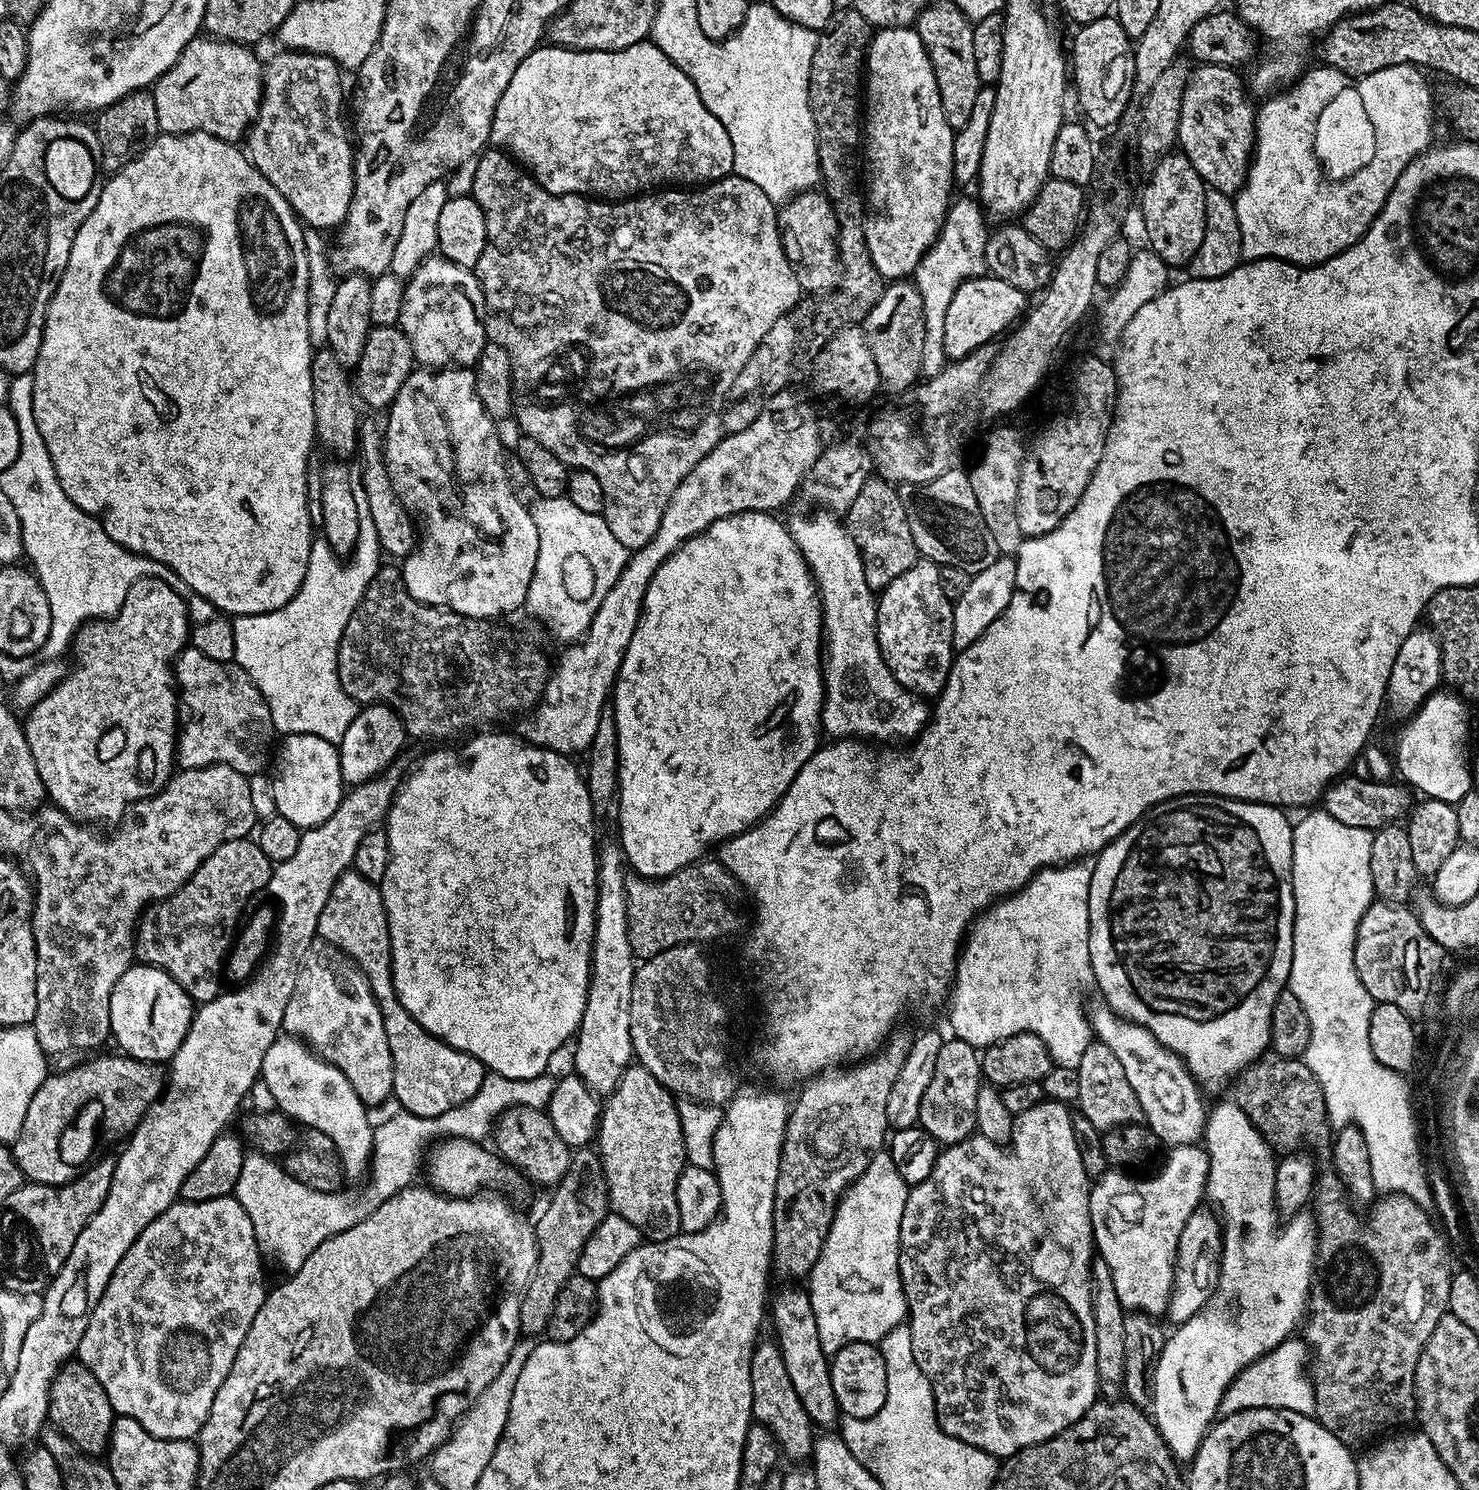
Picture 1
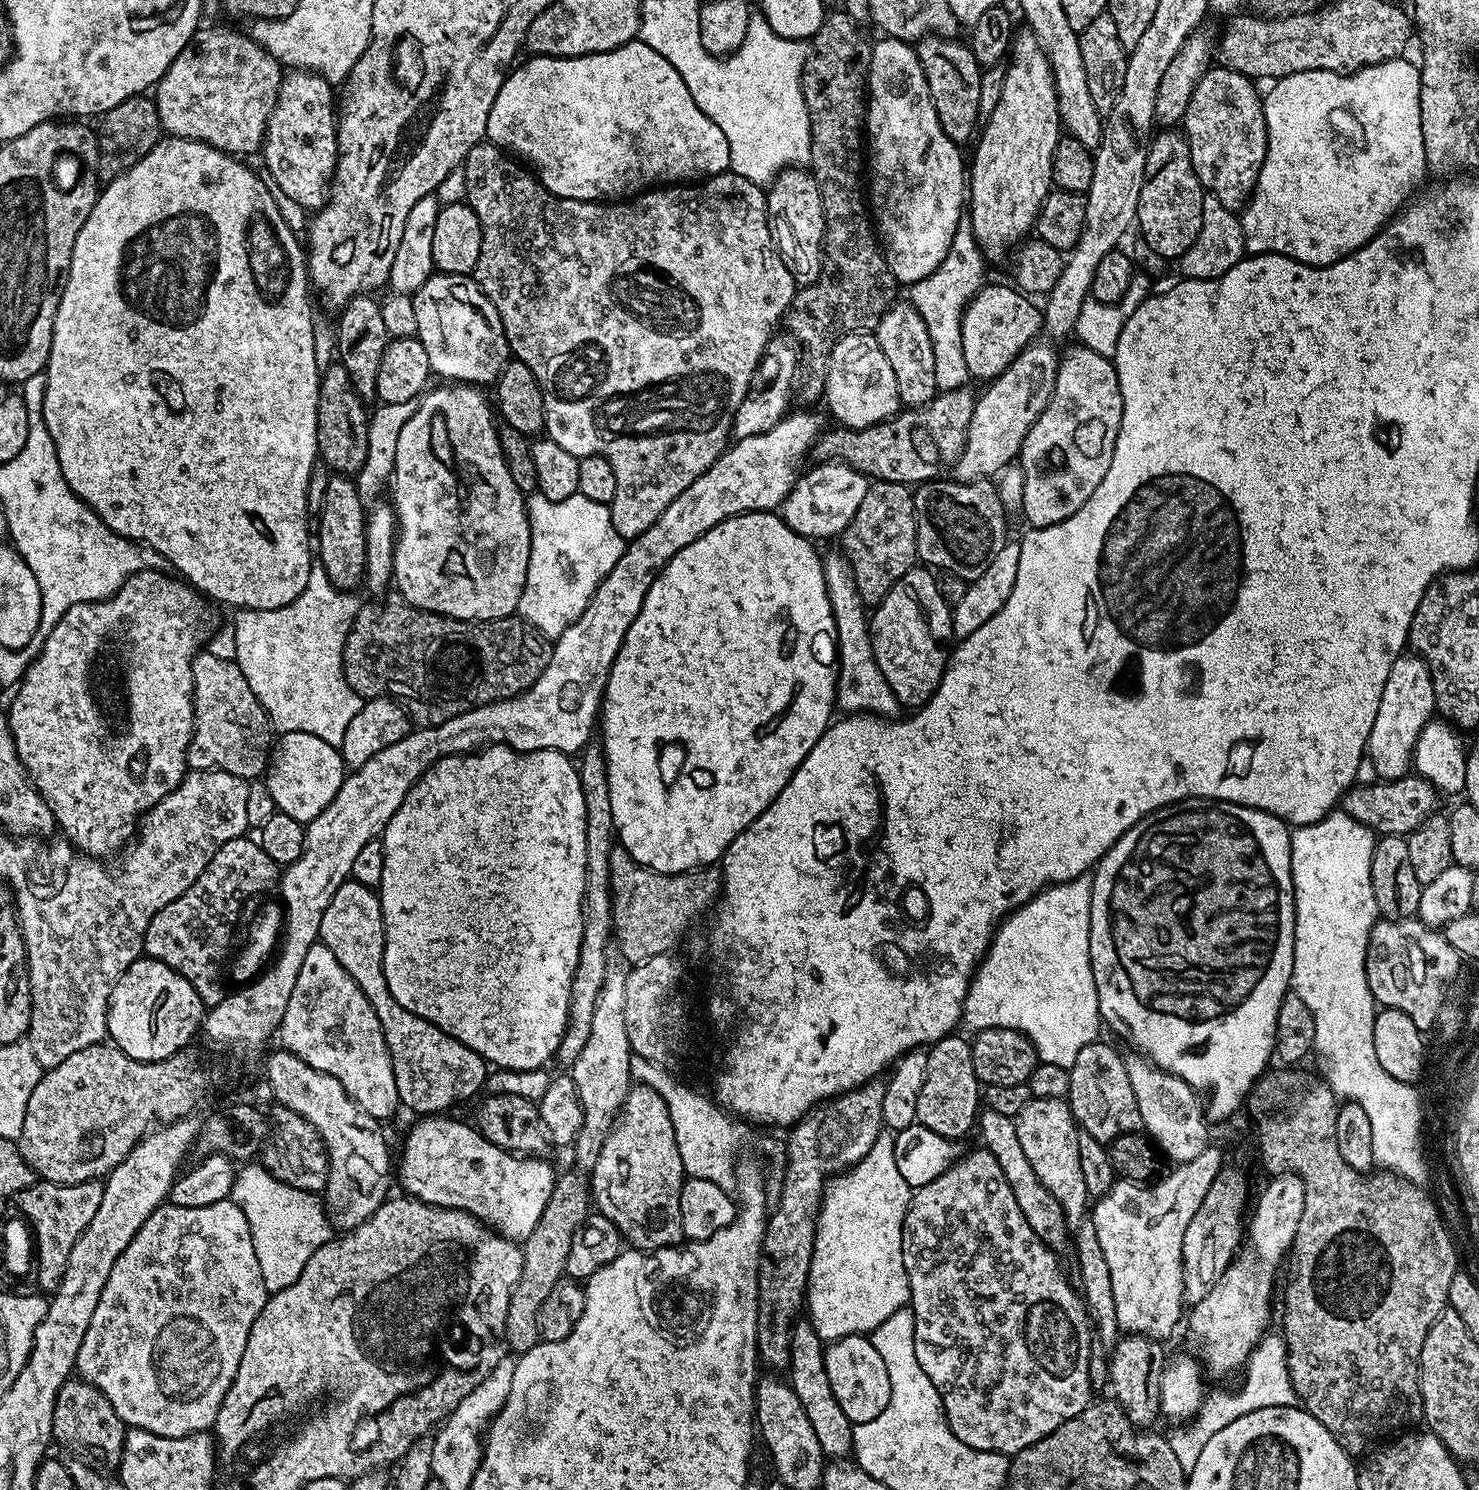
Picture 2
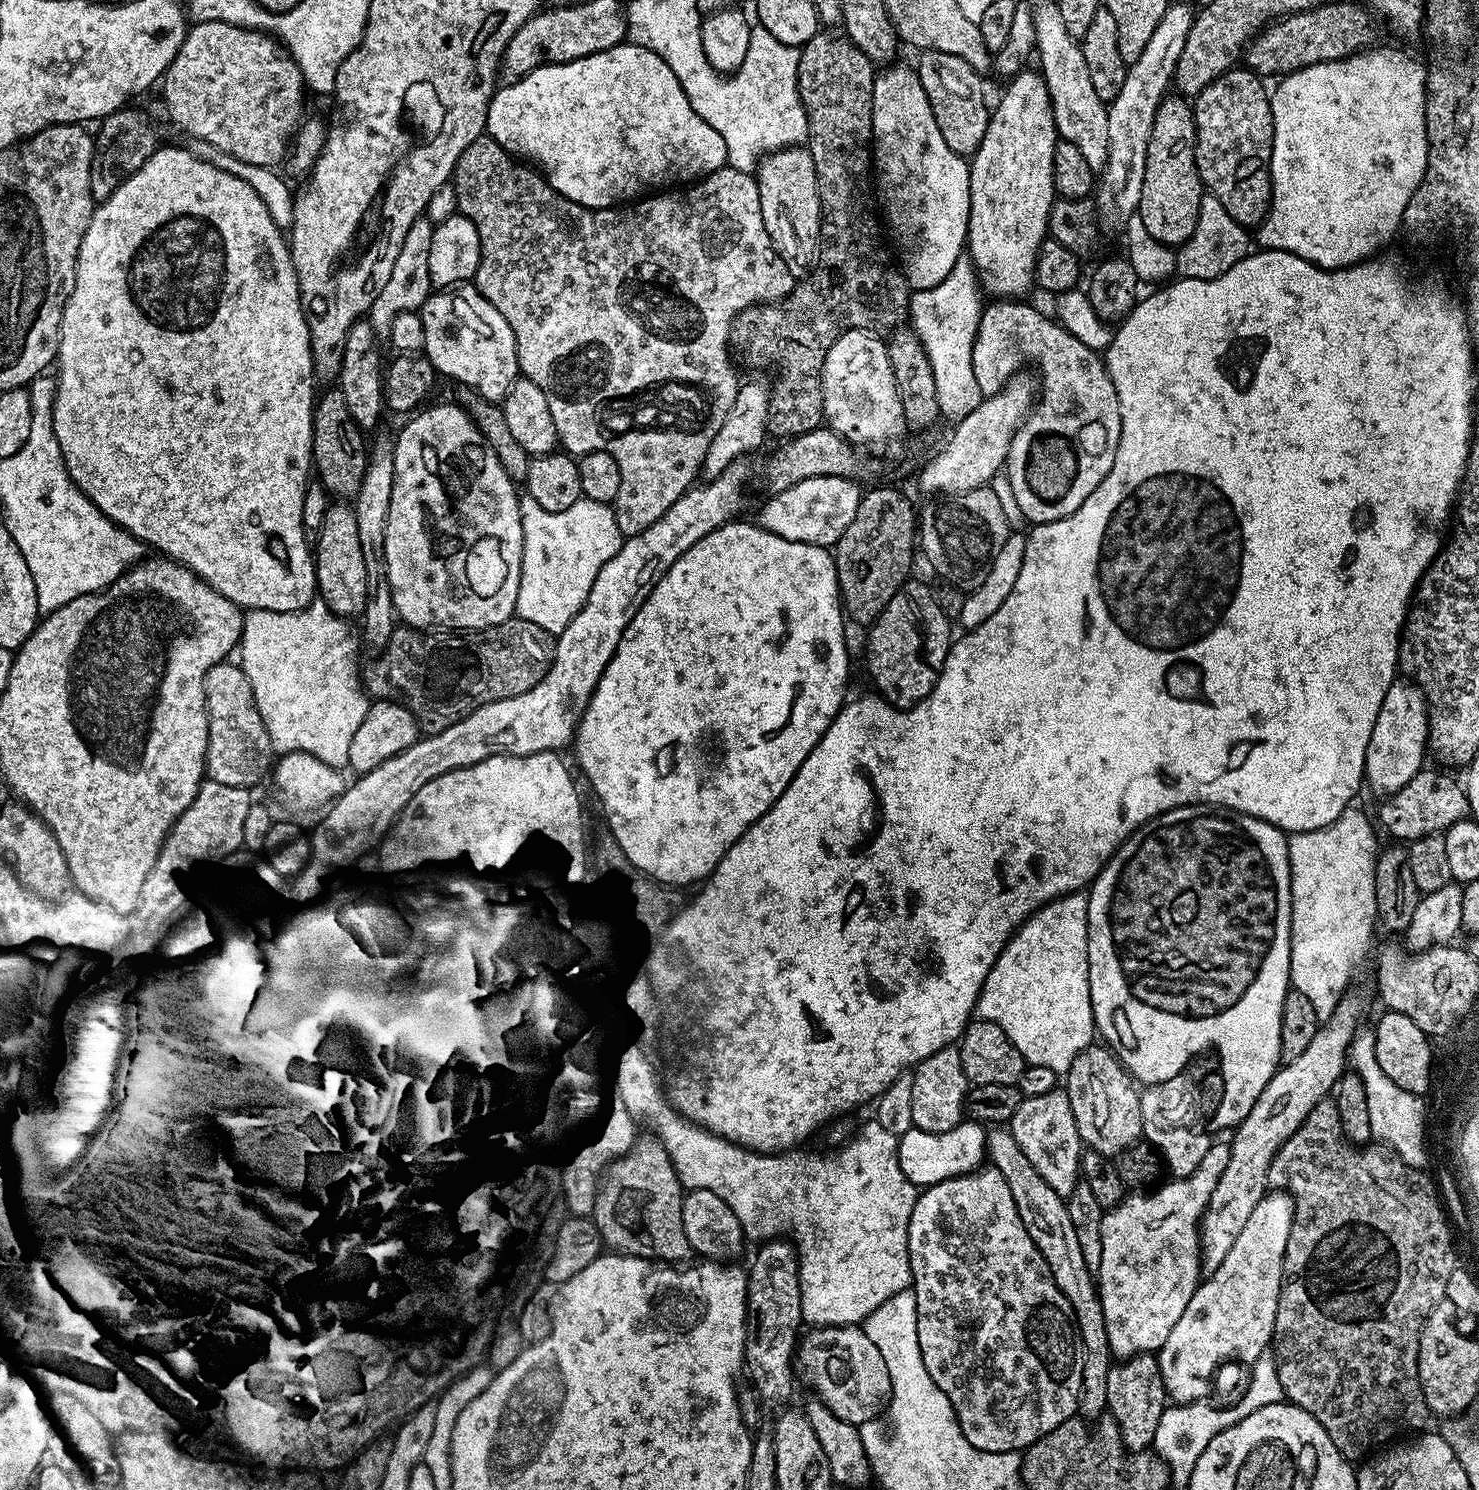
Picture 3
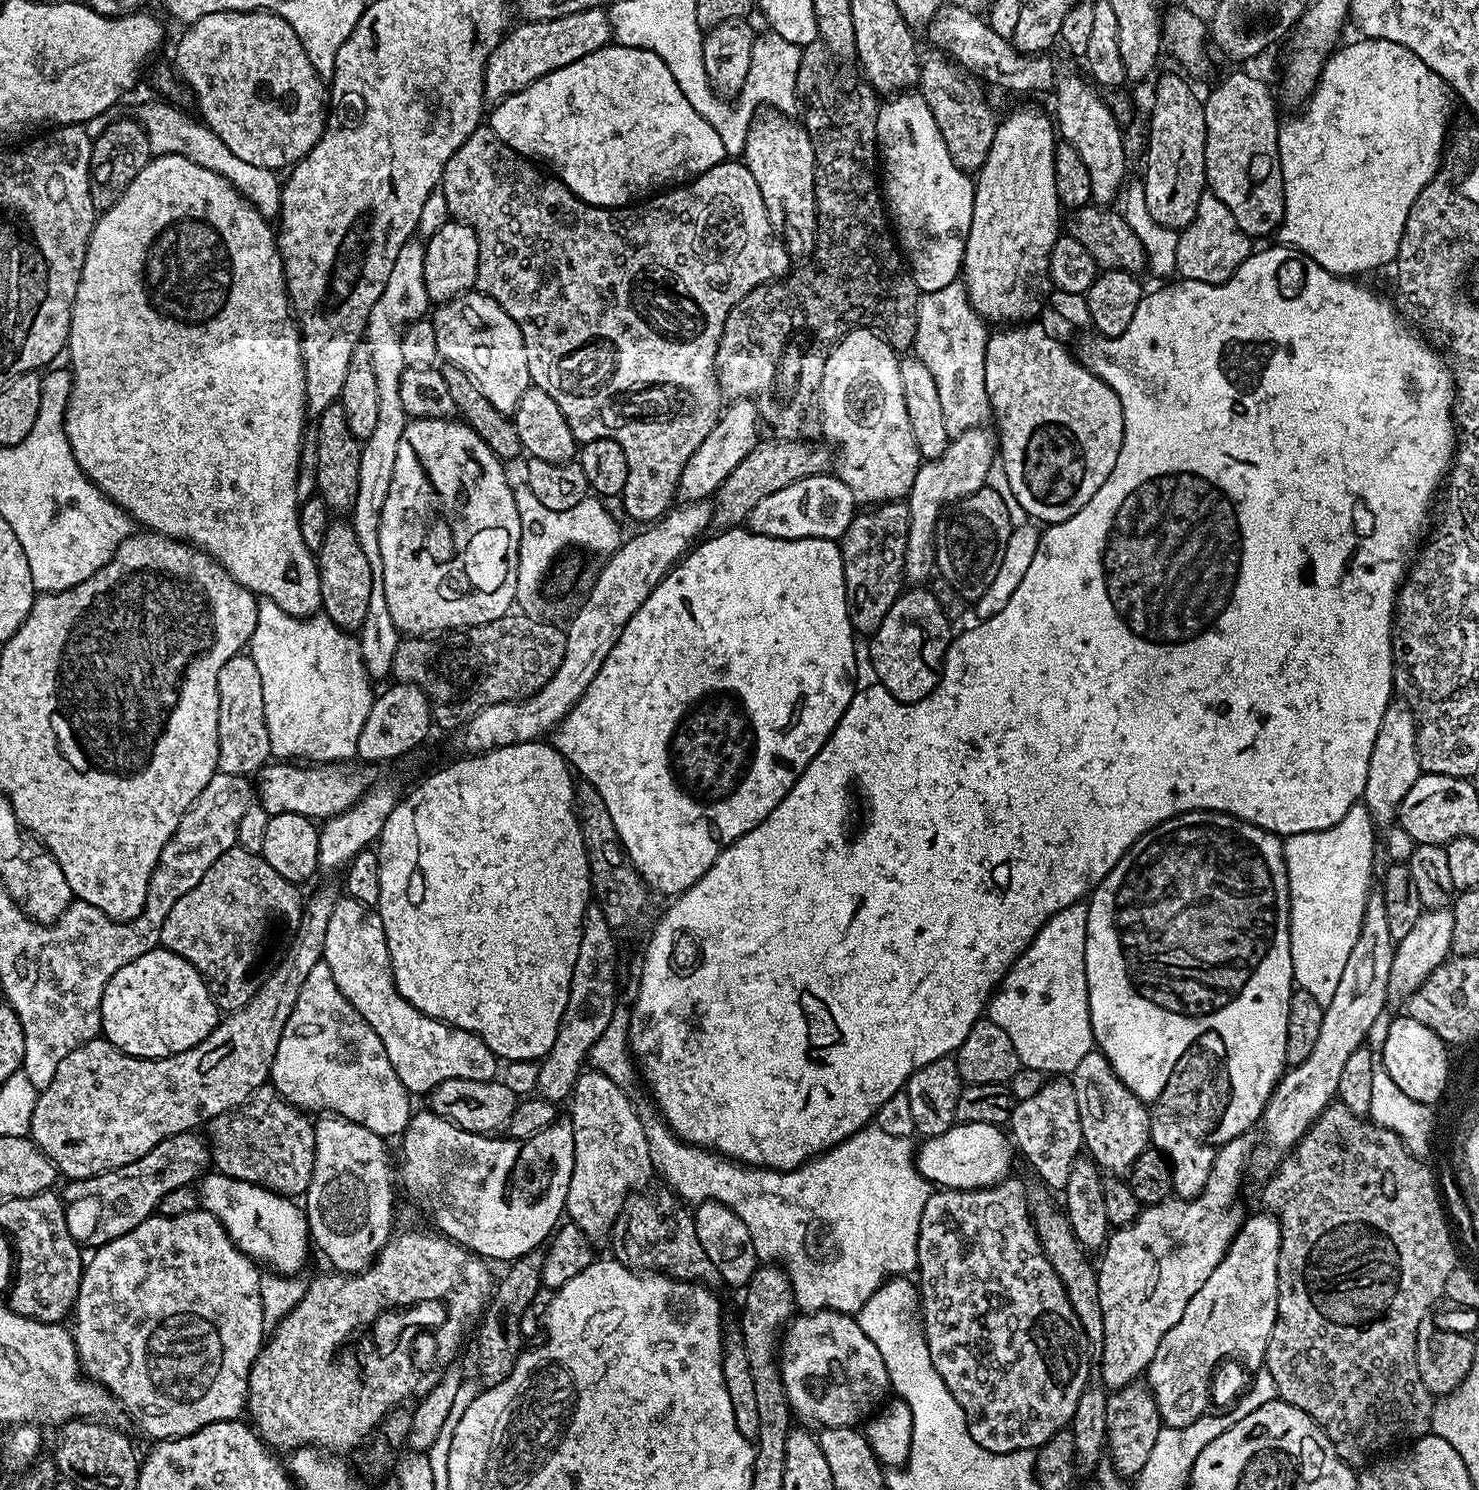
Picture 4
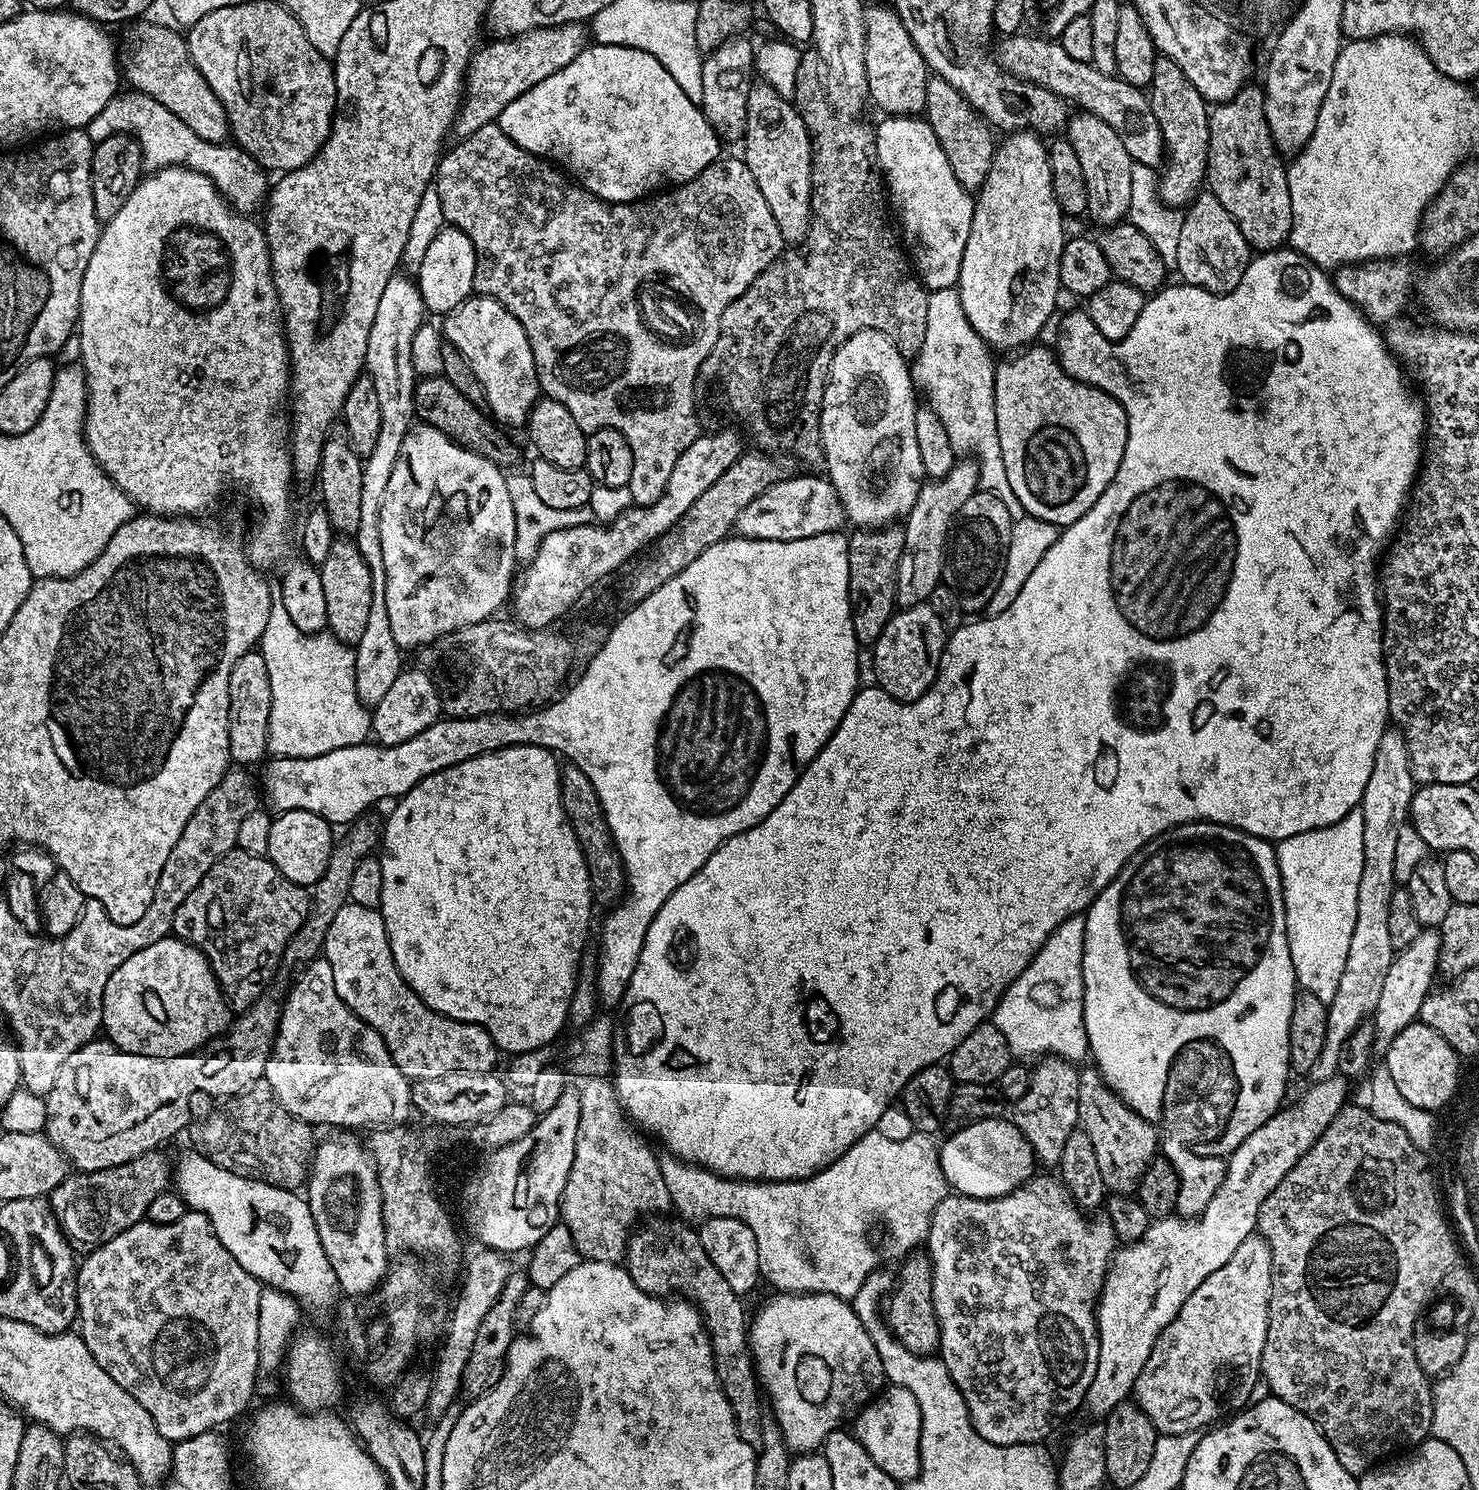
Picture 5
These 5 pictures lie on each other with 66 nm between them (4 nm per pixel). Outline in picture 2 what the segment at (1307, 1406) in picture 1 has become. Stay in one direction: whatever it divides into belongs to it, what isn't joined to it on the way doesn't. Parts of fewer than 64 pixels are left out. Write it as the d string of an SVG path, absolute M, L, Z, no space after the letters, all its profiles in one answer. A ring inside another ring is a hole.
M1265 1334L1249 1356L1243 1372L1244 1385L1237 1392L1209 1391L1204 1397L1200 1411L1192 1417L1190 1423L1187 1426L1177 1427L1180 1429L1168 1436L1174 1455L1178 1457L1178 1462L1182 1462L1182 1470L1186 1474L1194 1470L1194 1462L1198 1462L1198 1454L1202 1454L1202 1446L1206 1446L1206 1442L1210 1442L1210 1438L1214 1438L1214 1434L1218 1434L1218 1430L1230 1426L1230 1422L1234 1422L1254 1410L1262 1410L1270 1406L1291 1408L1297 1403L1296 1391L1290 1382L1288 1373L1288 1347L1283 1335Z

